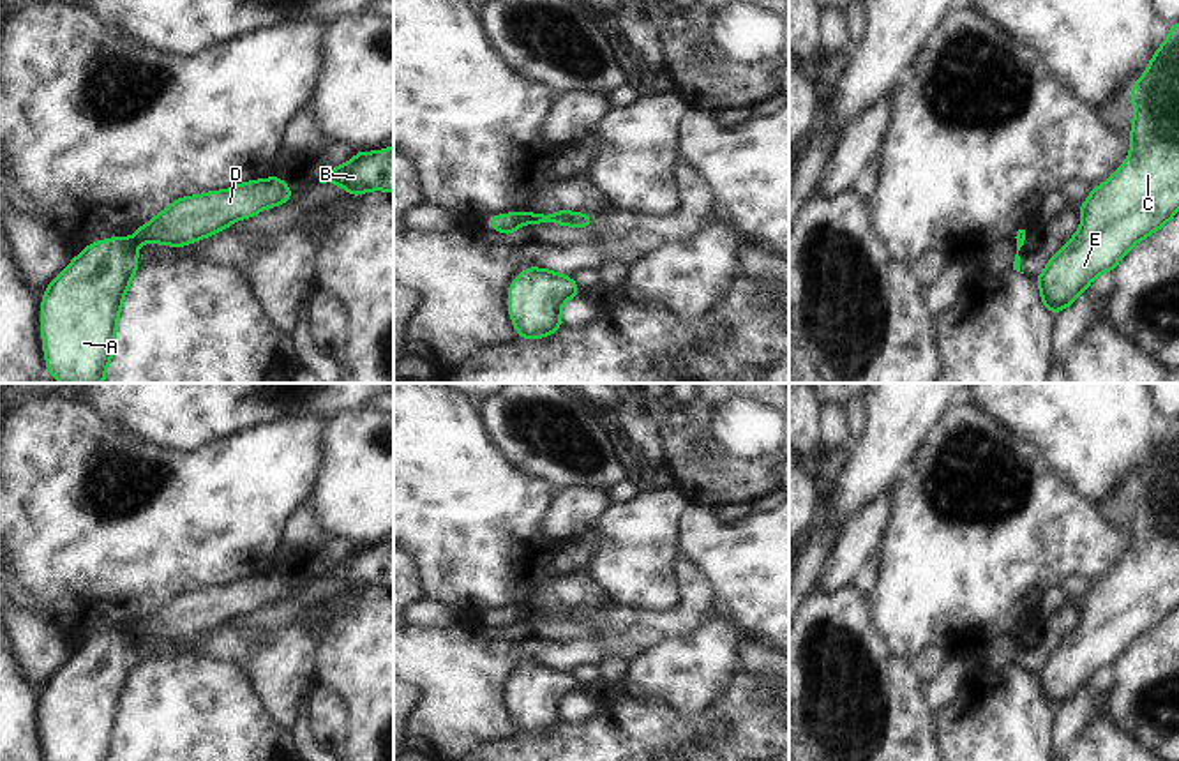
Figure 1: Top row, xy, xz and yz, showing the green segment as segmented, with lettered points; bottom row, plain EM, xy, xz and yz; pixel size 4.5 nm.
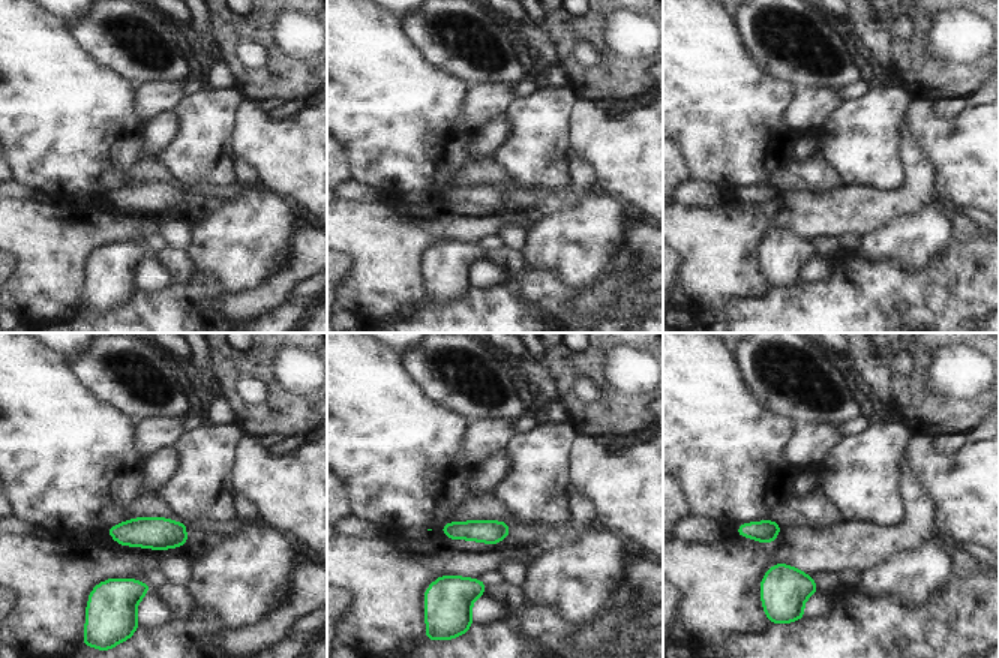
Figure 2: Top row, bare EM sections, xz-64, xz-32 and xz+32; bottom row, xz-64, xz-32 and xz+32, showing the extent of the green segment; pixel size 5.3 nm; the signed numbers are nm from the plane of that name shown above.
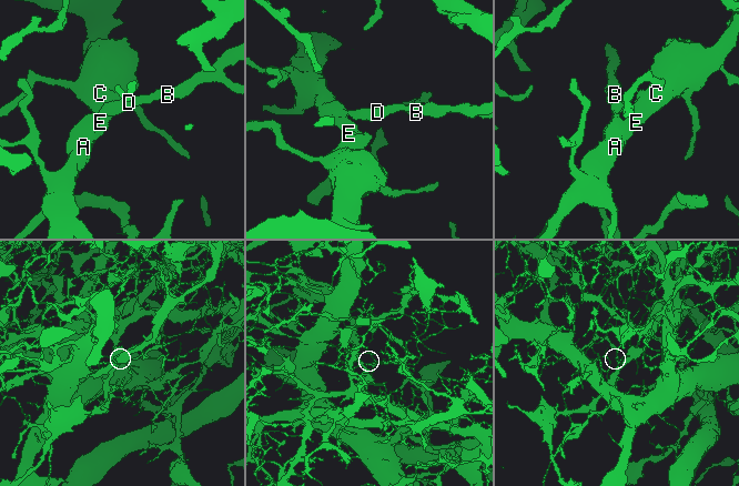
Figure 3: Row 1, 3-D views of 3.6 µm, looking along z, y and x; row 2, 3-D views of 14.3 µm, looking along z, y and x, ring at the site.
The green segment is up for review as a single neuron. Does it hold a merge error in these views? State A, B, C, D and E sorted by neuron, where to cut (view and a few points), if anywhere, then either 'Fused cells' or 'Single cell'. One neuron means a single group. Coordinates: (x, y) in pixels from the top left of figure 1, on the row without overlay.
Groups: A C E / B D. Split along xz (532, 610), (528, 618). Fused cells.

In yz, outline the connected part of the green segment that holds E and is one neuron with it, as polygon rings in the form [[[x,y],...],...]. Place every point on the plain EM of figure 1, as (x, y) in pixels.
[[[1179,418],[1156,445],[1147,466],[1131,482],[1131,544],[1121,563],[1093,583],[1078,602],[1082,620],[1050,653],[1038,674],[1045,704],[1052,710],[1071,701],[1101,669],[1114,662],[1145,632],[1163,623],[1179,607]]]

